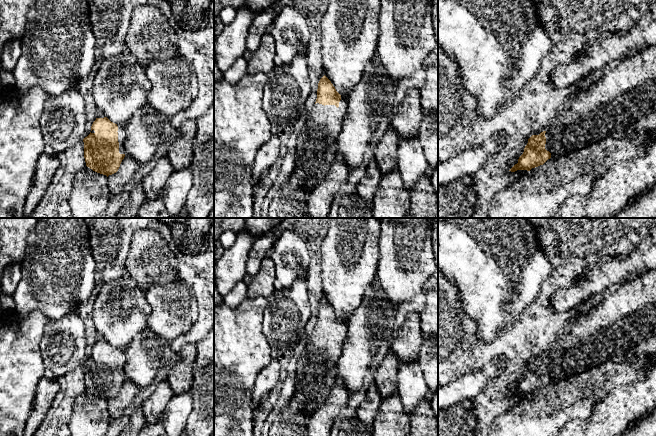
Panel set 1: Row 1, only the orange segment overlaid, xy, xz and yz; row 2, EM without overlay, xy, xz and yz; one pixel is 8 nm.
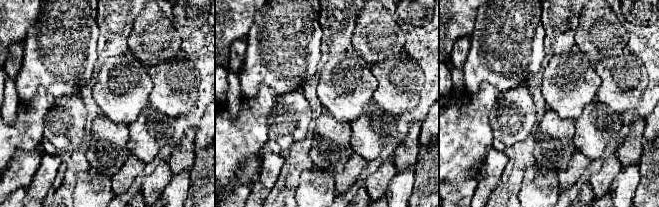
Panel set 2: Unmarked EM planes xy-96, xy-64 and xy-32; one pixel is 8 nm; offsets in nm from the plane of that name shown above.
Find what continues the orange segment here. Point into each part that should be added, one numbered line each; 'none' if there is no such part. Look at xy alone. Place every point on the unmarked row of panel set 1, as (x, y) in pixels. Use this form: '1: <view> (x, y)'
1: xy (121, 355)

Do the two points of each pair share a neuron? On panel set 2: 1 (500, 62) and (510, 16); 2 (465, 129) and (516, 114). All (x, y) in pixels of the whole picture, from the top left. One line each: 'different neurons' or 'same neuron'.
1: same neuron
2: different neurons

